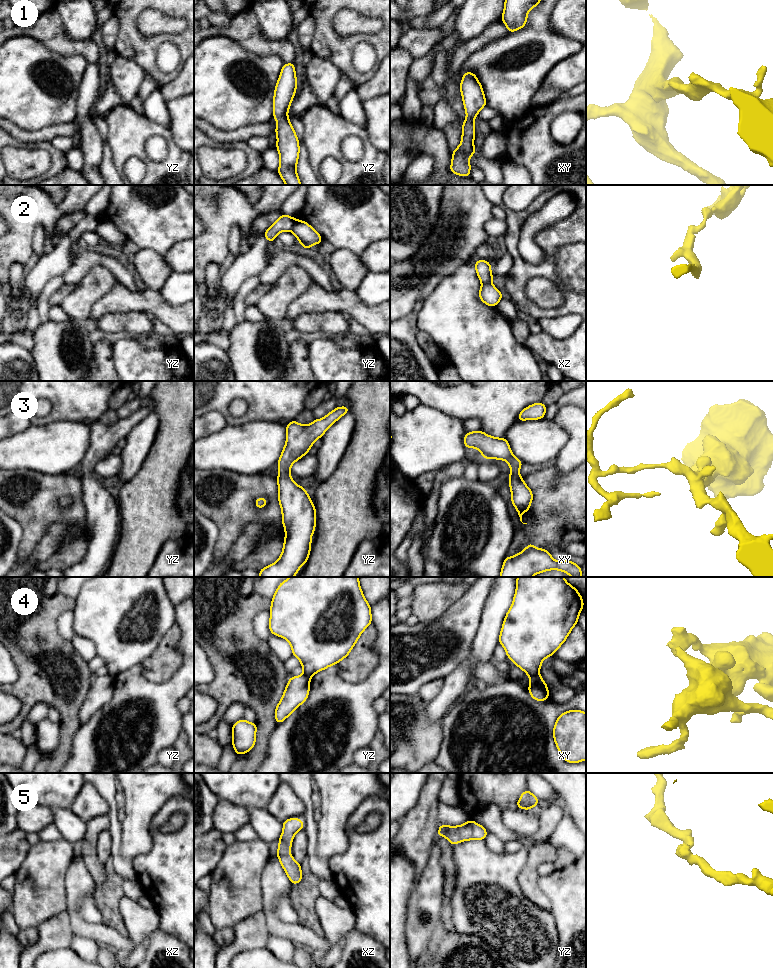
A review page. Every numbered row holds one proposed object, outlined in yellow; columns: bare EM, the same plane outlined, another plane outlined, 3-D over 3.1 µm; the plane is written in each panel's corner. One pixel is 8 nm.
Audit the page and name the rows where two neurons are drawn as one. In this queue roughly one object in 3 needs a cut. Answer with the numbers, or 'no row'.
2, 4

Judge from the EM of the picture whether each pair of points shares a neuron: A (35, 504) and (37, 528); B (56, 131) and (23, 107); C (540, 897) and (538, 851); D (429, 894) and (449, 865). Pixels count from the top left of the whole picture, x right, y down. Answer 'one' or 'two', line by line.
A: one
B: two
C: one
D: two

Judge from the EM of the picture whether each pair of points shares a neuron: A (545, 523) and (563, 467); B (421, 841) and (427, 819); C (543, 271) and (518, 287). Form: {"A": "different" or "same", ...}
{"A": "different", "B": "same", "C": "same"}

